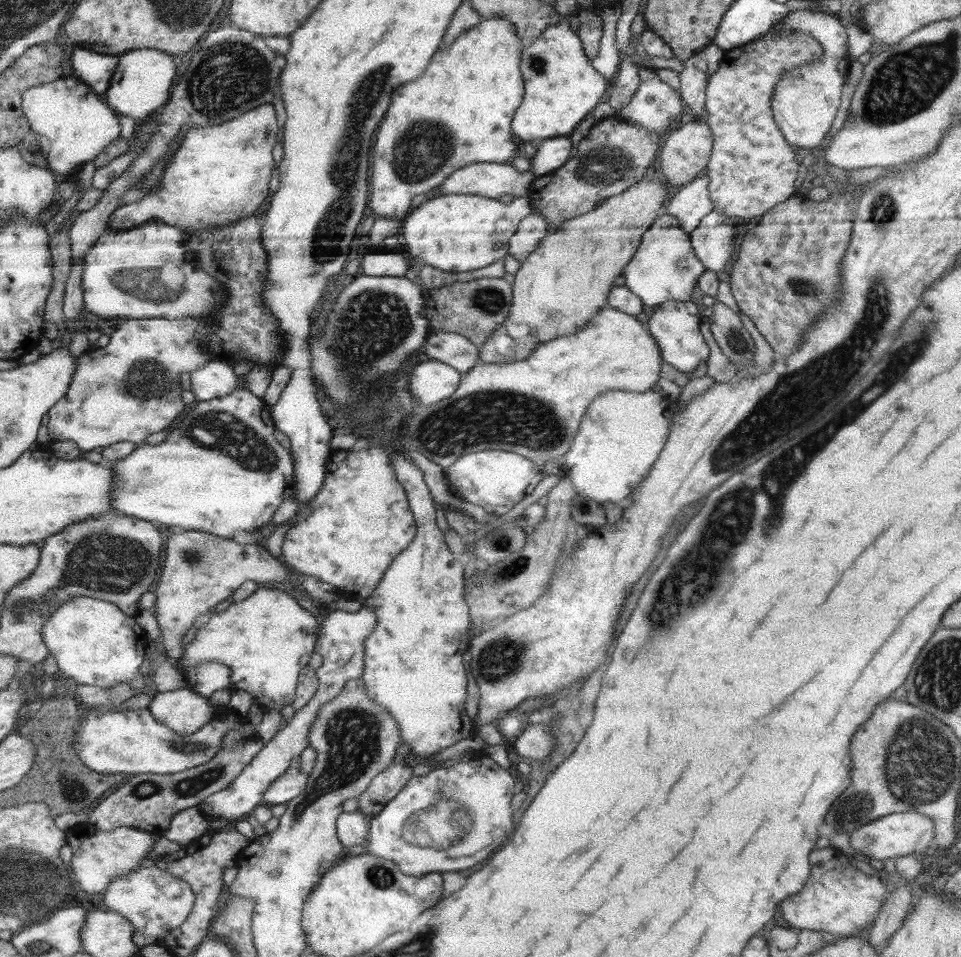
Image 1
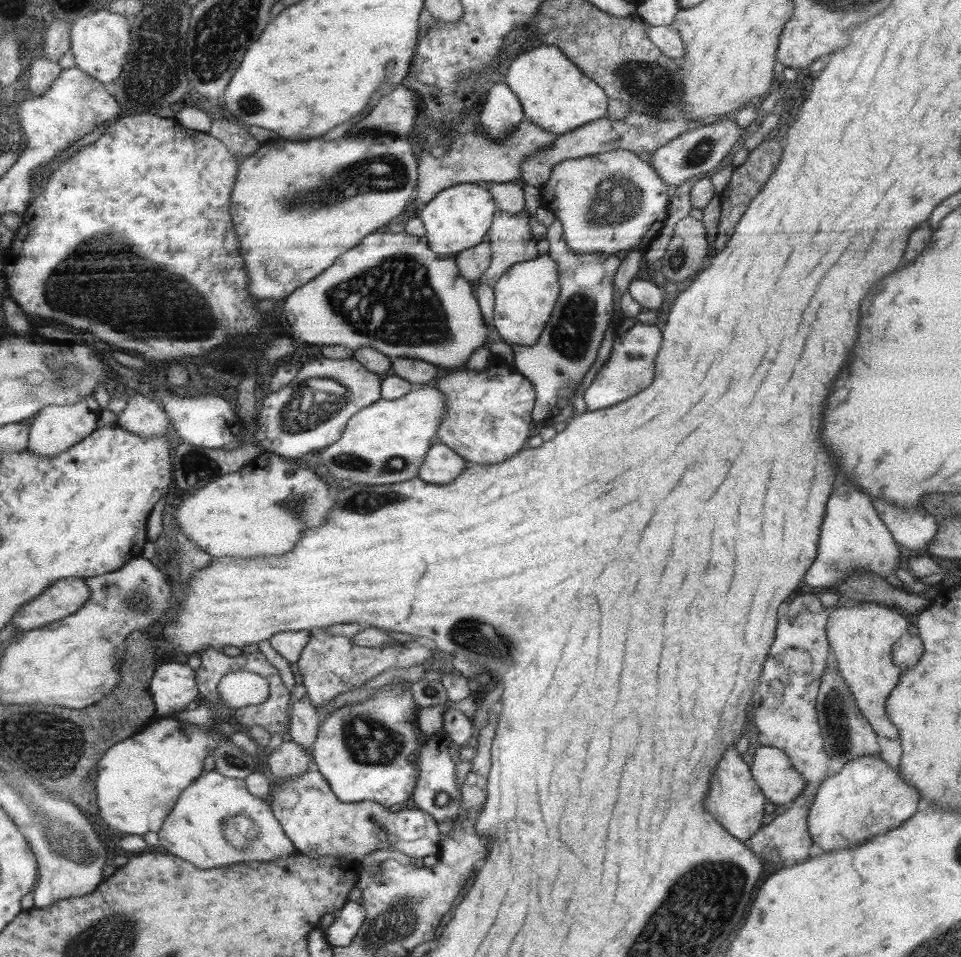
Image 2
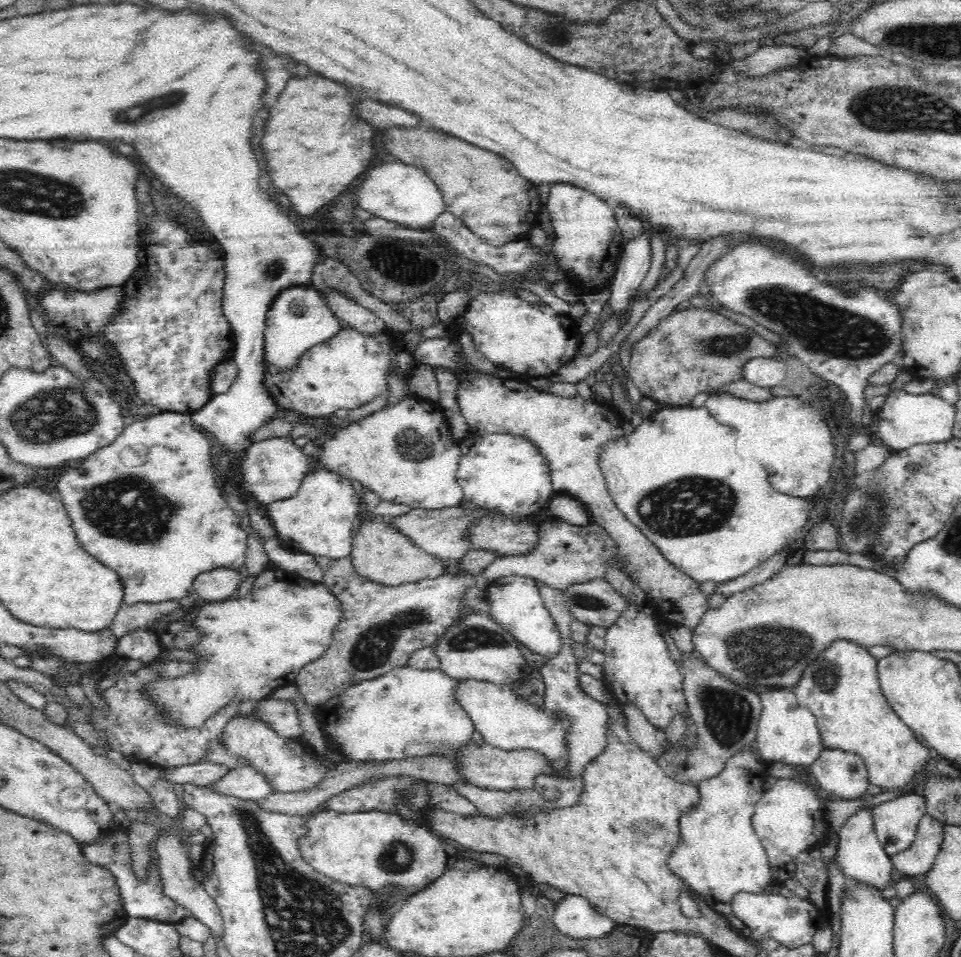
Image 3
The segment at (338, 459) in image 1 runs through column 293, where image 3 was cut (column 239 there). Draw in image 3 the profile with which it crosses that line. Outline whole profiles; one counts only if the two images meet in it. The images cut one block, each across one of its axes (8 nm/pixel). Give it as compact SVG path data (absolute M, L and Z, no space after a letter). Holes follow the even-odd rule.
M168 411L132 422L110 446L99 448L79 468L64 472L56 482L76 540L80 540L90 556L118 572L124 586L124 603L178 601L193 591L198 574L215 568L240 569L245 563L250 533L240 527L241 517L236 516L224 498L219 476L210 460L210 444L194 428L191 413ZM134 446L140 446L142 454ZM124 448L130 448L142 458L138 466L130 466L120 458Z

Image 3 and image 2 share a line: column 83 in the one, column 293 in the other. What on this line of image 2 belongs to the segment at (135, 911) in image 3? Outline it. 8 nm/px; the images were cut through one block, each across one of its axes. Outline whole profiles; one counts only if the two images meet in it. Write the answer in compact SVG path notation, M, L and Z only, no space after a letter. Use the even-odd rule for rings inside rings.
M215 771L203 772L186 787L157 833L158 846L198 868L218 868L244 860L274 860L297 852L266 800L248 792L245 779L228 778ZM220 832L224 832L224 840L220 838ZM246 844L252 846L236 856L236 846Z

